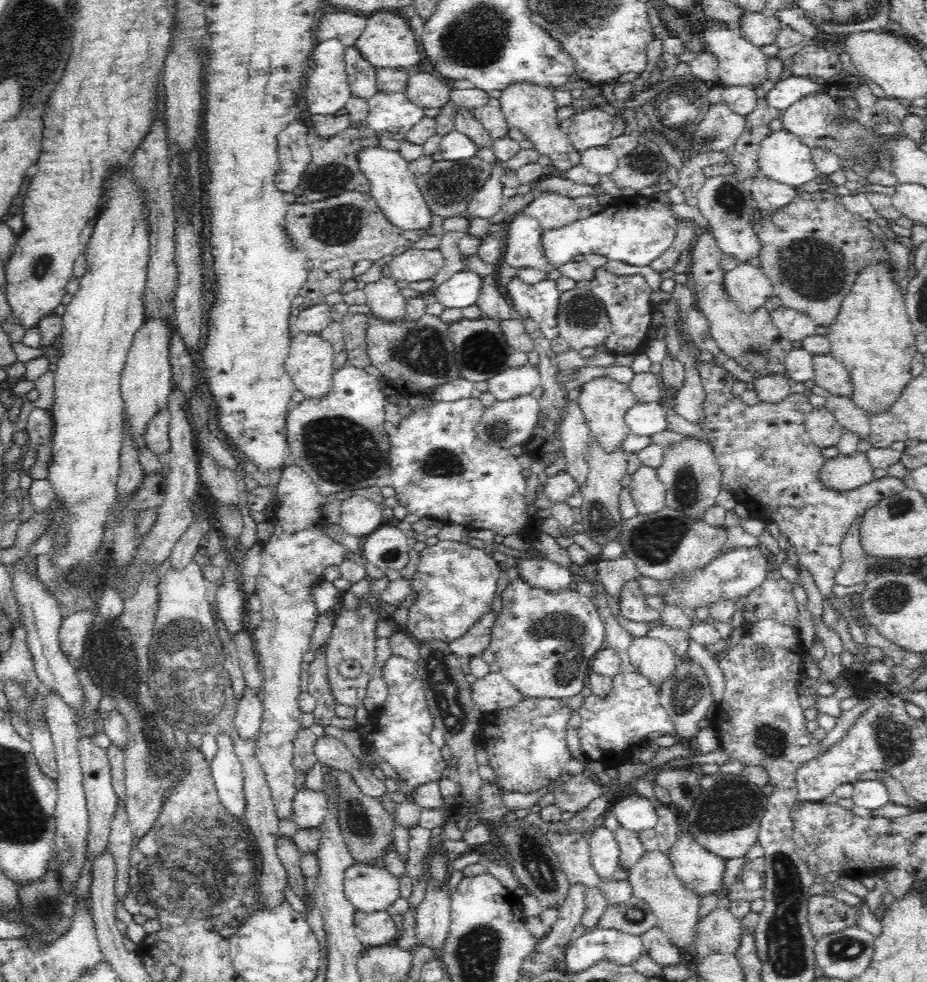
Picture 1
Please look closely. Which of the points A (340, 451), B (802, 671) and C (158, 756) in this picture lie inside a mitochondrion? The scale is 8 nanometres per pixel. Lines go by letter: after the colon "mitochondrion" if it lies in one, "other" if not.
A: mitochondrion
B: other
C: mitochondrion

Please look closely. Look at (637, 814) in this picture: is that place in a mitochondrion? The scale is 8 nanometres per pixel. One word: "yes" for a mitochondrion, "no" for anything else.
no

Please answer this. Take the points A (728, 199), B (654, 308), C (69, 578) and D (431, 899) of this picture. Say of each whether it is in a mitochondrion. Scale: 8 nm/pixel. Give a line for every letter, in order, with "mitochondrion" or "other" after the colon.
A: mitochondrion
B: other
C: other
D: other

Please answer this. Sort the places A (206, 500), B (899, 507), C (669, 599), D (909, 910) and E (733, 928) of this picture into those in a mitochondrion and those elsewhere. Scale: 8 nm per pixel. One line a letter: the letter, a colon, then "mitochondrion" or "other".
A: other
B: mitochondrion
C: other
D: other
E: other

